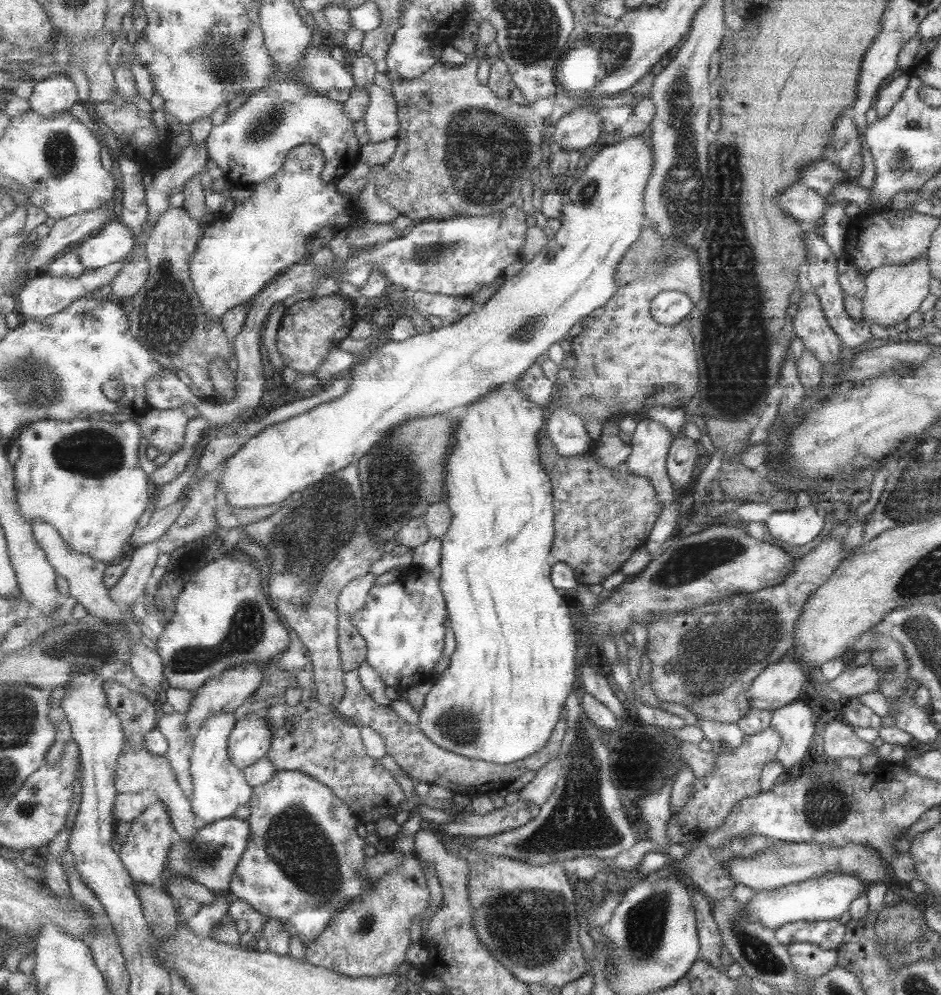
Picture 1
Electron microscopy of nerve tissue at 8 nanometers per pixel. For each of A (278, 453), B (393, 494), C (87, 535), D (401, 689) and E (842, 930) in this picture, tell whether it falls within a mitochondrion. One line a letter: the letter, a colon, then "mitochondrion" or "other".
A: other
B: mitochondrion
C: other
D: other
E: other

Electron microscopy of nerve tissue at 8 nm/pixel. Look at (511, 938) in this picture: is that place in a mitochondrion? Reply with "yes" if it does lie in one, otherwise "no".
yes

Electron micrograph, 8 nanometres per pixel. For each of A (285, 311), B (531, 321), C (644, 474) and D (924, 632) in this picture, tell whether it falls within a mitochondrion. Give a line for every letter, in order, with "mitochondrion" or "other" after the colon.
A: other
B: mitochondrion
C: other
D: mitochondrion

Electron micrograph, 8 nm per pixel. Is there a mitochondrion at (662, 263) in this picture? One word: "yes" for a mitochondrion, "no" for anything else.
yes

